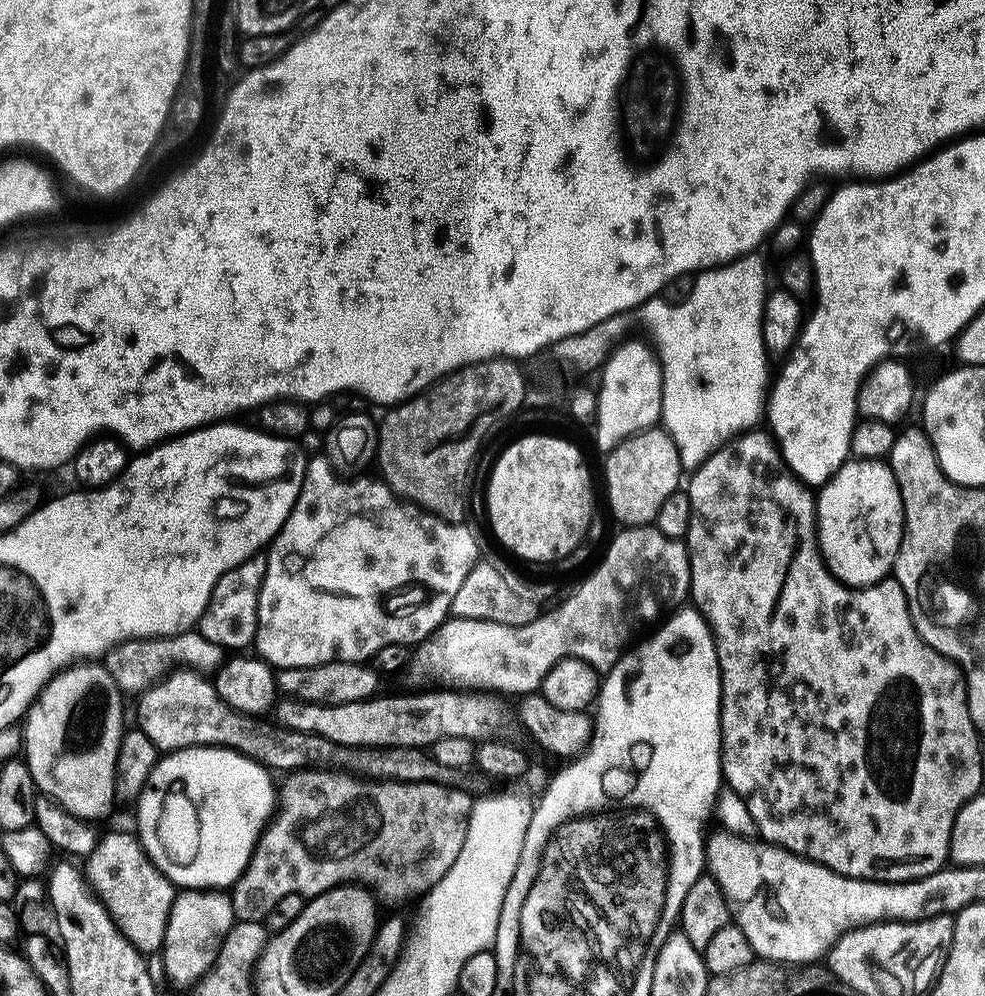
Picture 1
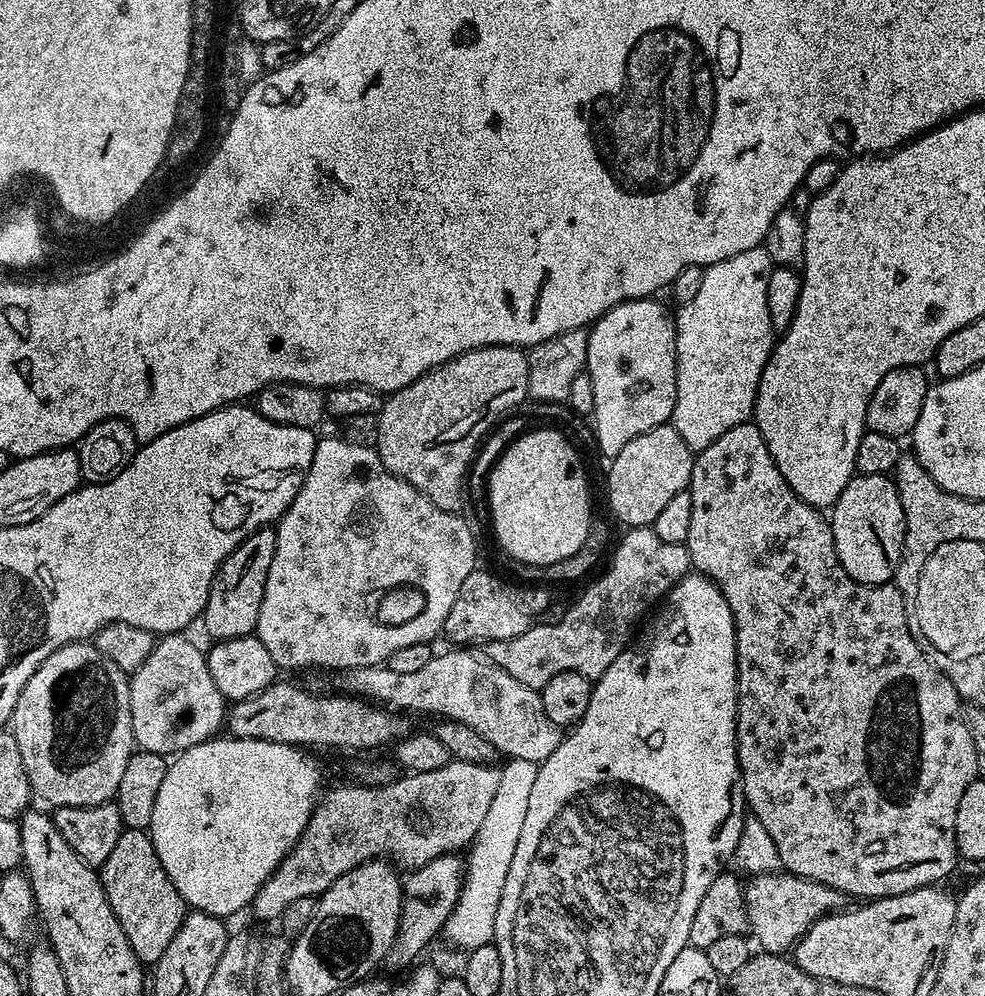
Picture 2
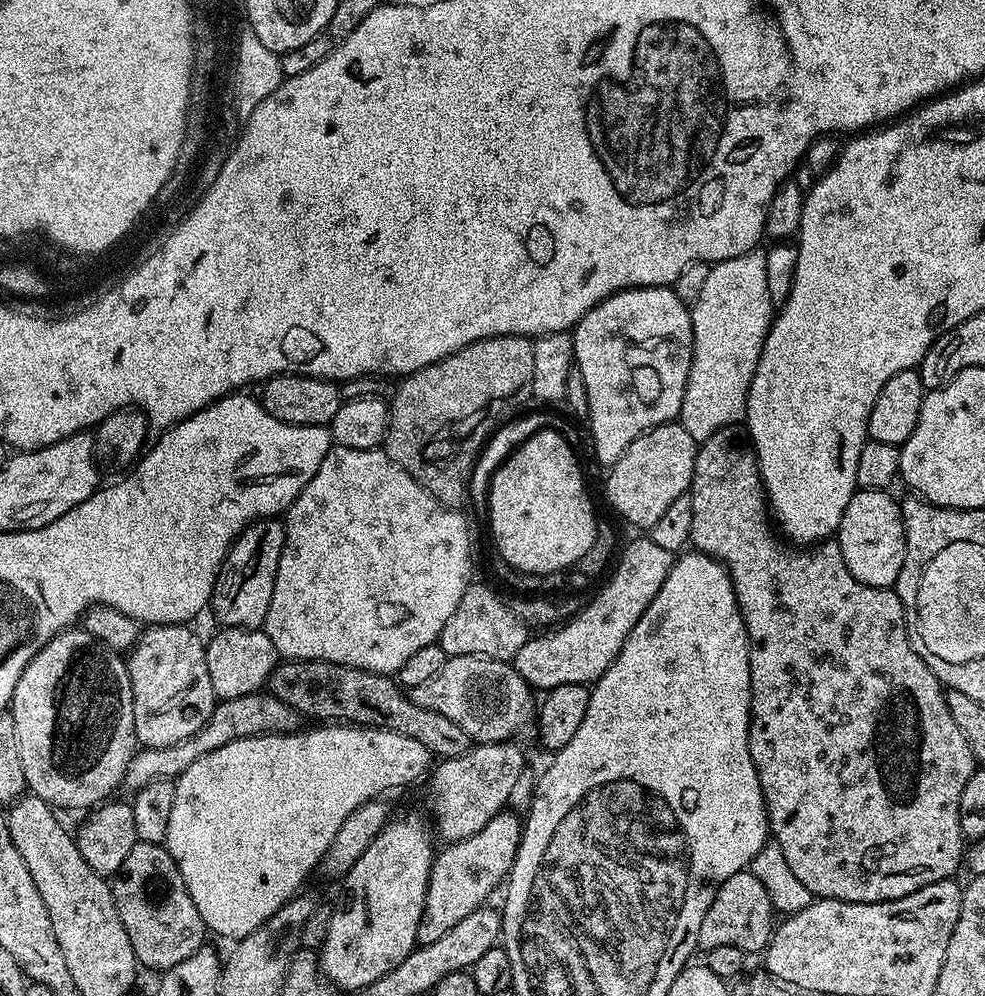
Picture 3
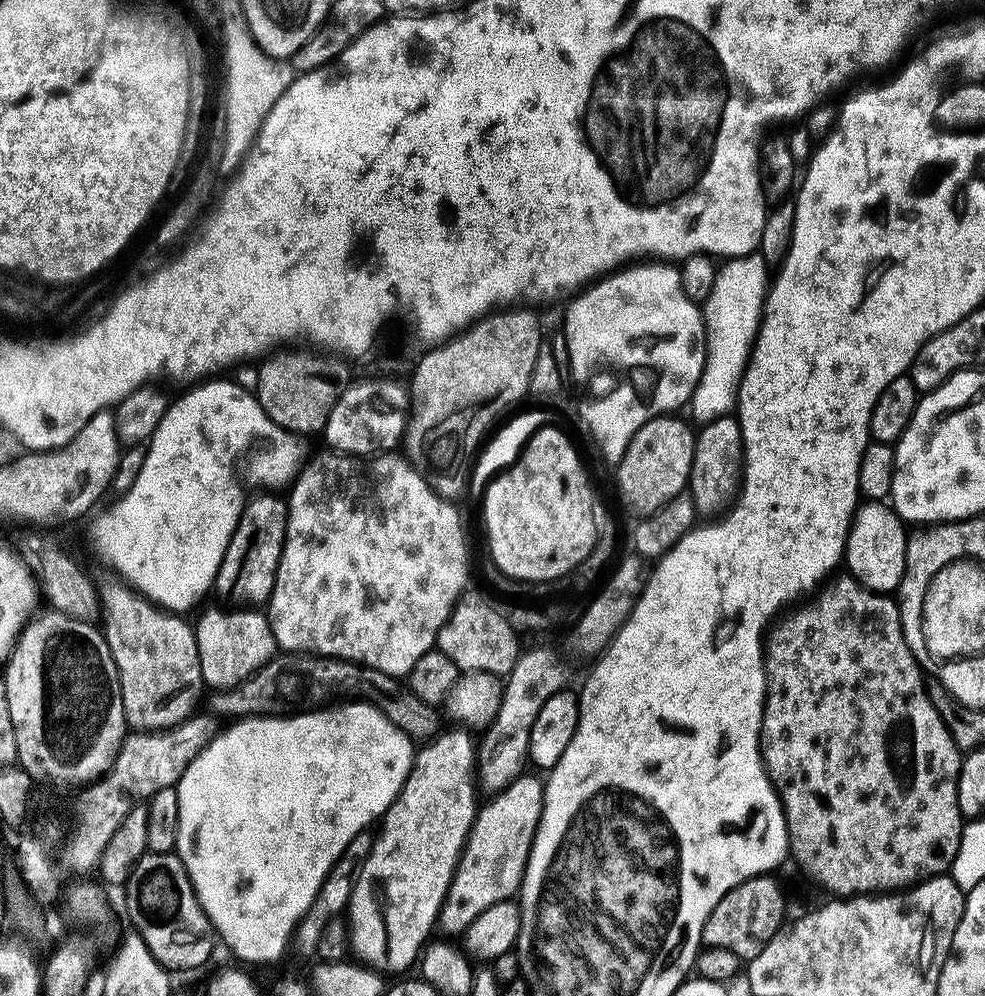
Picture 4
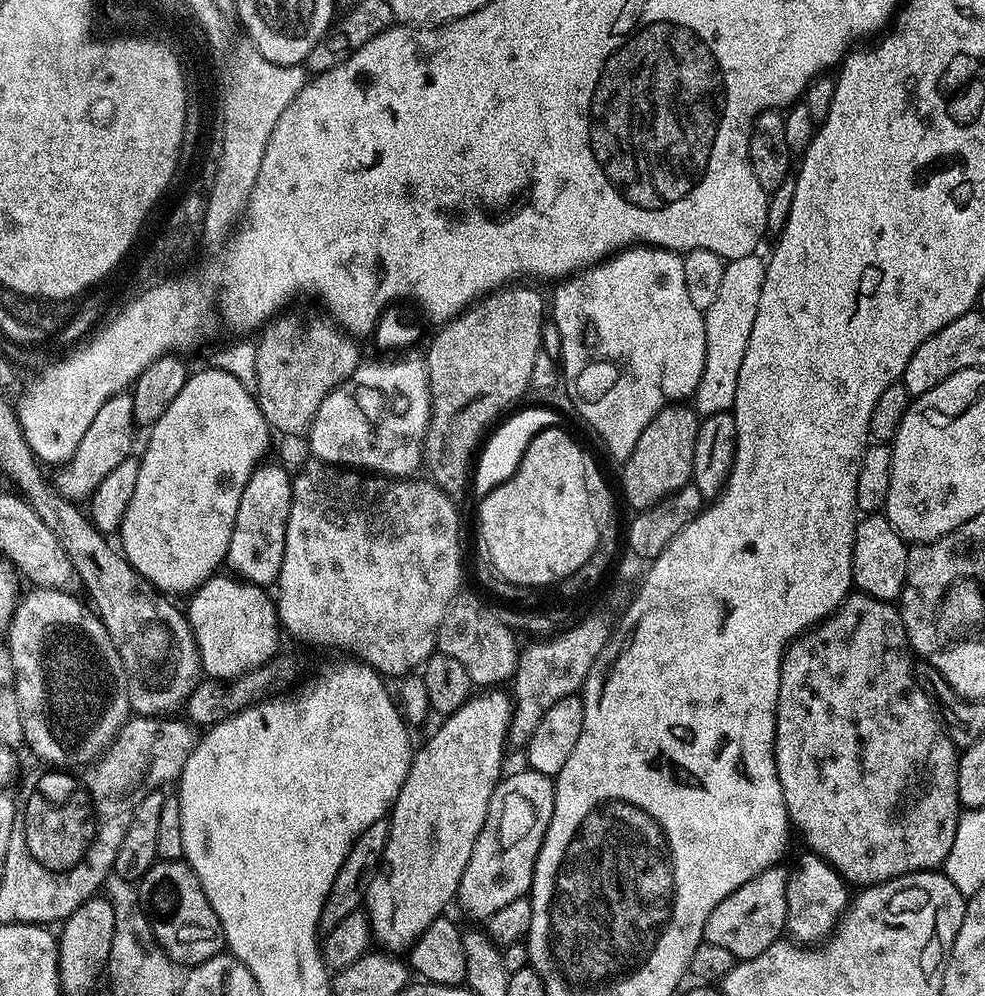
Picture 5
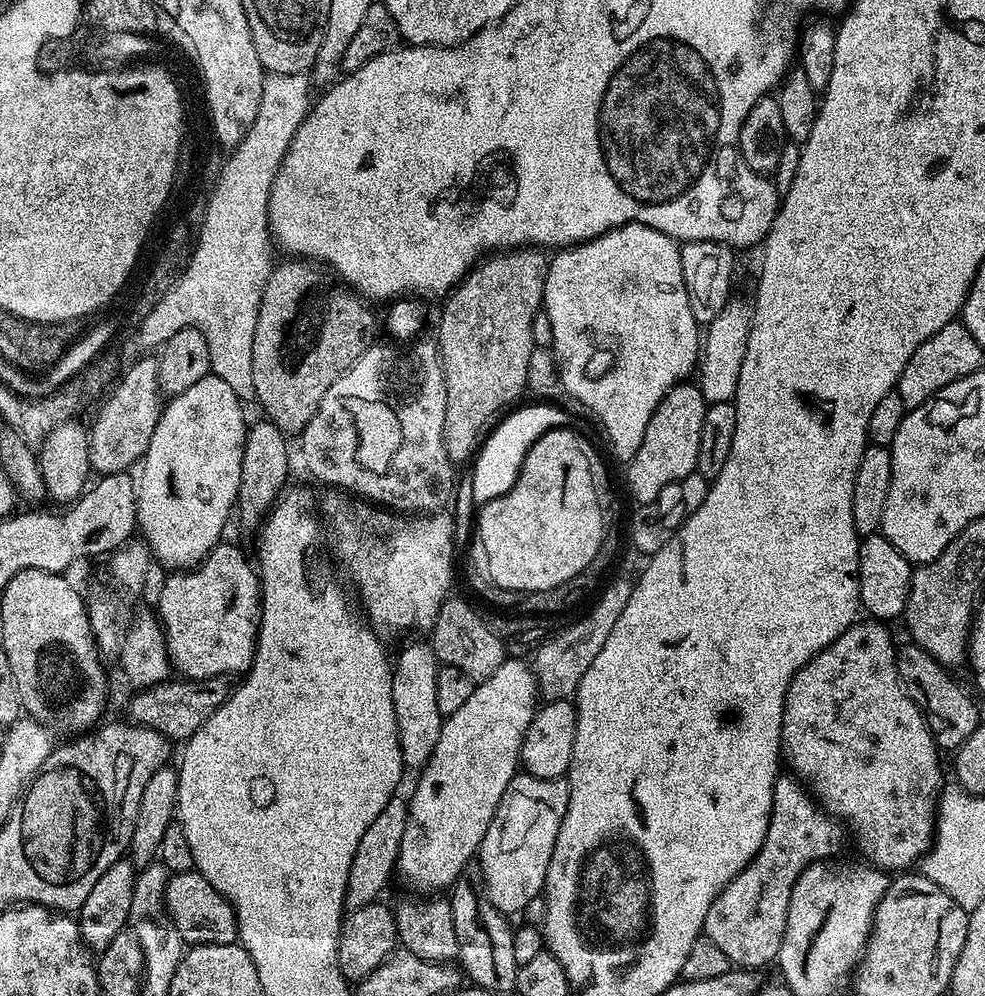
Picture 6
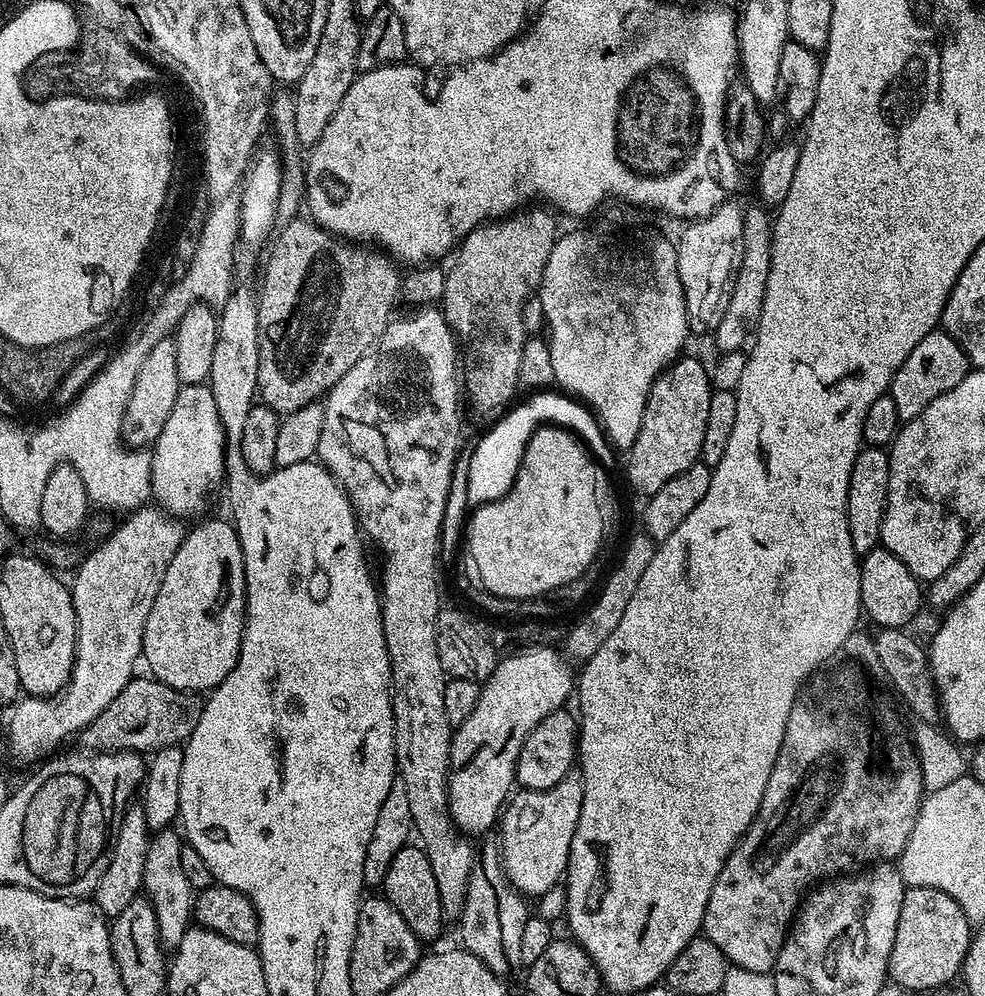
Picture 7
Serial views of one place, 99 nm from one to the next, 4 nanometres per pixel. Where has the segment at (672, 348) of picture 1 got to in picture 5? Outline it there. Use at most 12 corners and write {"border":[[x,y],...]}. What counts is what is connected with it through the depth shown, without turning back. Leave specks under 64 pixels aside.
{"border":[[753,254],[725,263],[703,313],[701,417],[729,411],[764,281]]}

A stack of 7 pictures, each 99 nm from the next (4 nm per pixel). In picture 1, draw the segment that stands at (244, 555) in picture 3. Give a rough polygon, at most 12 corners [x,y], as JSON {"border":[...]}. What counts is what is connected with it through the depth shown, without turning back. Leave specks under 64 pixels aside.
{"border":[[268,557],[226,570],[198,630],[225,650],[256,638]]}

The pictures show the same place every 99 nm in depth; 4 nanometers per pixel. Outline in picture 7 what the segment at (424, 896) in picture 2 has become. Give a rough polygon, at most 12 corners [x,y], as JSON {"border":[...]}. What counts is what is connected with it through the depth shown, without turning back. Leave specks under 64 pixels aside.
{"border":[[582,774],[517,791],[498,821],[504,873],[525,897],[565,879]]}

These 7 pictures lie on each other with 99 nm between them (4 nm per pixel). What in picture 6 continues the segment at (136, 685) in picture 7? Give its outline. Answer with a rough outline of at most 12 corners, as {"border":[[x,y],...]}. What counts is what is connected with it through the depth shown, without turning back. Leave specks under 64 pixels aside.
{"border":[[233,675],[137,691],[131,723],[186,742],[225,704]]}

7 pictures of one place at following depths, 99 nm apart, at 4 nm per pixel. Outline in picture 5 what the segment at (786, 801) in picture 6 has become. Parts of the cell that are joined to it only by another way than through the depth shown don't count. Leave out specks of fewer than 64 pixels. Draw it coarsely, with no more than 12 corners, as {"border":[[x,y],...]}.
{"border":[[764,869],[704,922],[737,961],[781,939],[786,876]]}

